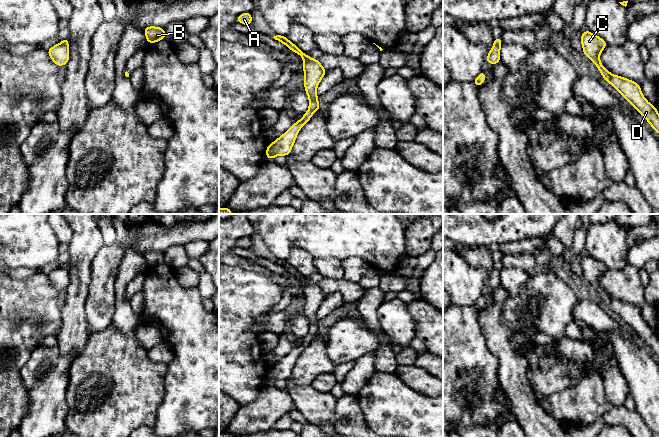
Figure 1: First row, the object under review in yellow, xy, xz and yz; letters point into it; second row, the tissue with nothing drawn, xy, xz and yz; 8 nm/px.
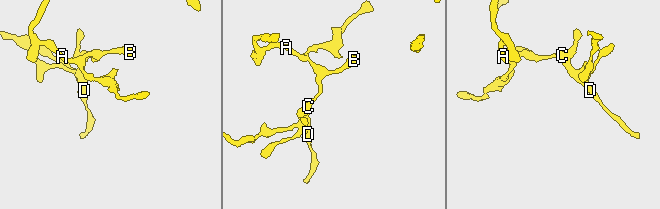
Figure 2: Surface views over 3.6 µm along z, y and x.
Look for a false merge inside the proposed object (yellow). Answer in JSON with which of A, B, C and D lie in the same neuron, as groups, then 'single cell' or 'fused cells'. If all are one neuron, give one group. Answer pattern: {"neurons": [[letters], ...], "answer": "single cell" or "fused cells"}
{"neurons": [["A"], ["B", "C", "D"]], "answer": "fused cells"}

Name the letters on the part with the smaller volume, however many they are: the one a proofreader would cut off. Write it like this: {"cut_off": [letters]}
{"cut_off": ["B", "C", "D"]}

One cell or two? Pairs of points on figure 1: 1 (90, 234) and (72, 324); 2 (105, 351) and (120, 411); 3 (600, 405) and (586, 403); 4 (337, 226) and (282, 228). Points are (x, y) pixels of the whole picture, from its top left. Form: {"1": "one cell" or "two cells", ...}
{"1": "one cell", "2": "one cell", "3": "one cell", "4": "one cell"}

